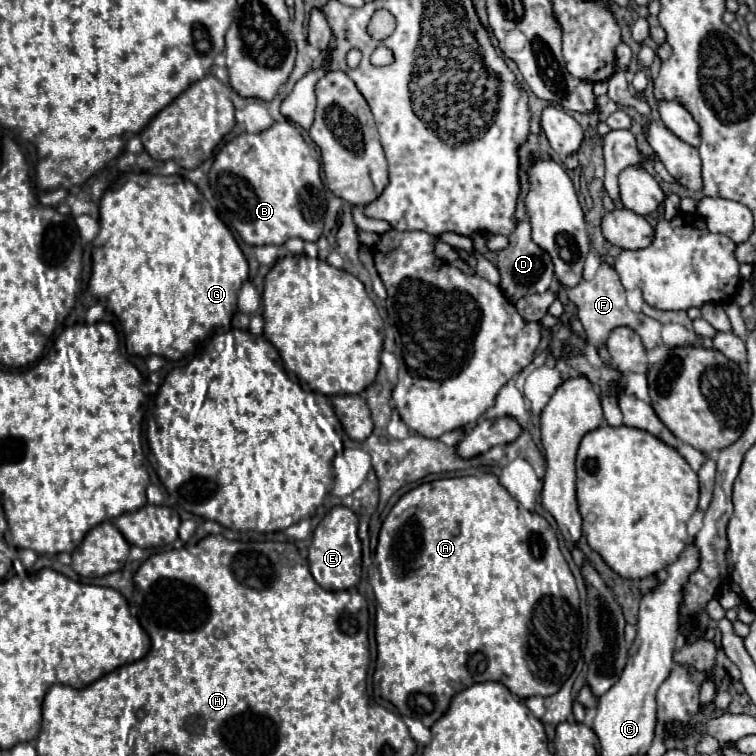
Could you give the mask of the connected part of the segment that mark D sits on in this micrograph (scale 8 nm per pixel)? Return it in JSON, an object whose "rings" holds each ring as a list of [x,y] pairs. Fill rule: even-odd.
{"rings":[[[519,222],[507,238],[509,238],[509,246],[497,254],[497,270],[501,274],[499,286],[501,286],[503,294],[507,296],[507,300],[511,300],[511,304],[515,304],[523,296],[543,294],[545,290],[549,290],[549,286],[553,282],[553,264],[551,264],[551,258],[543,252],[543,248],[539,248],[531,240],[529,222]]]}

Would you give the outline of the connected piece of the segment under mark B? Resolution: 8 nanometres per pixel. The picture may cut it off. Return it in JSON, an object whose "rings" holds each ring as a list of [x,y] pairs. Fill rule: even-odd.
{"rings":[[[289,120],[275,122],[265,132],[239,134],[219,150],[209,170],[211,192],[219,216],[239,234],[243,242],[251,246],[261,244],[281,246],[289,238],[301,238],[305,242],[319,240],[323,232],[323,216],[327,202],[325,202],[325,188],[319,176],[319,162],[313,160],[309,152],[311,150],[303,140],[301,132]]]}

